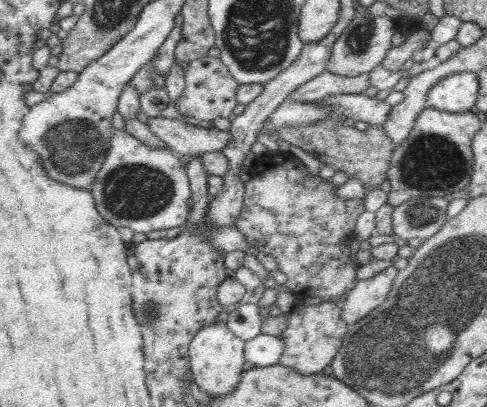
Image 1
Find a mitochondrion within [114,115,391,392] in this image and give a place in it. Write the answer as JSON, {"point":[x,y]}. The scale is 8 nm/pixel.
{"point":[151,313]}

